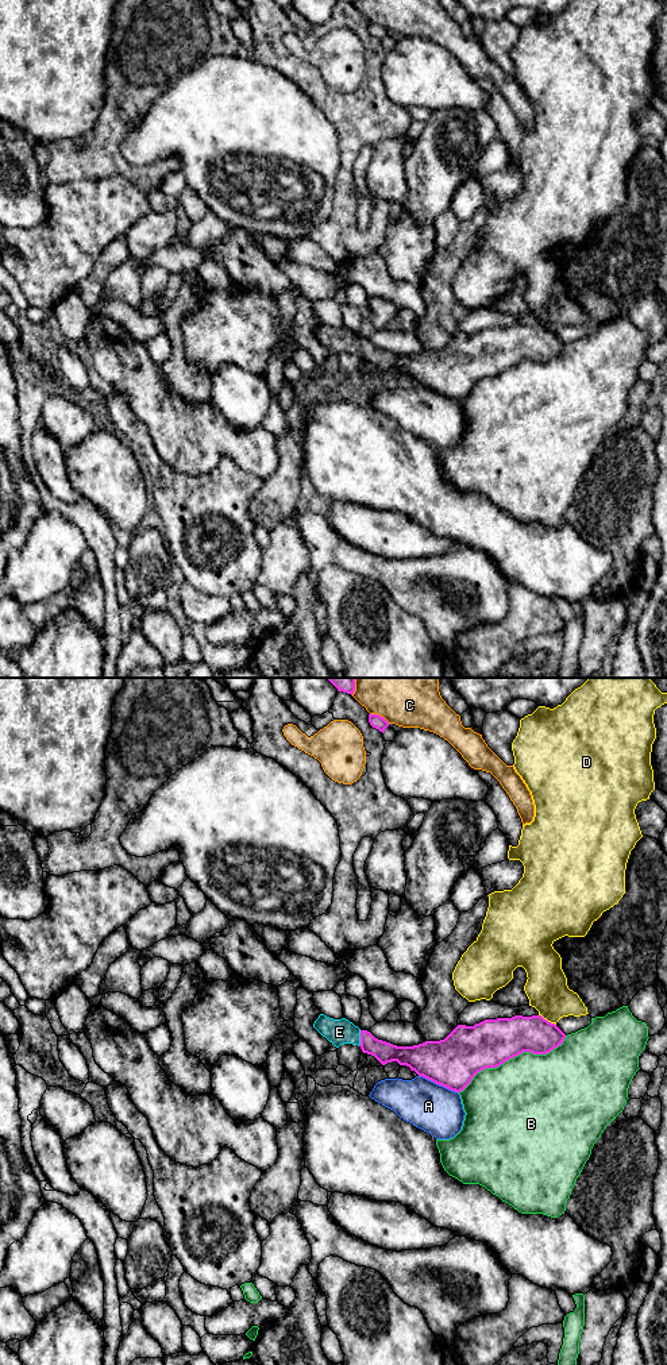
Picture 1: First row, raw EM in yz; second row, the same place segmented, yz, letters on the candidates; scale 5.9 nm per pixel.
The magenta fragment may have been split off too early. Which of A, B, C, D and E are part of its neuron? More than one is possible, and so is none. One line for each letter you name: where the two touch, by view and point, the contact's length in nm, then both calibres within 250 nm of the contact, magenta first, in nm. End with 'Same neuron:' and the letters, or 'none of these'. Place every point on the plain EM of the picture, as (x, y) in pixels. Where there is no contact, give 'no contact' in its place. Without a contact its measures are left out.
E: meets magenta in yz at (361, 347); contact 100 nm long; 130 nm thick on the magenta side, 150 nm on the other
Same neuron: E

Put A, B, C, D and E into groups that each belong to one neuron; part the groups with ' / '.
A / B / C / D / E

